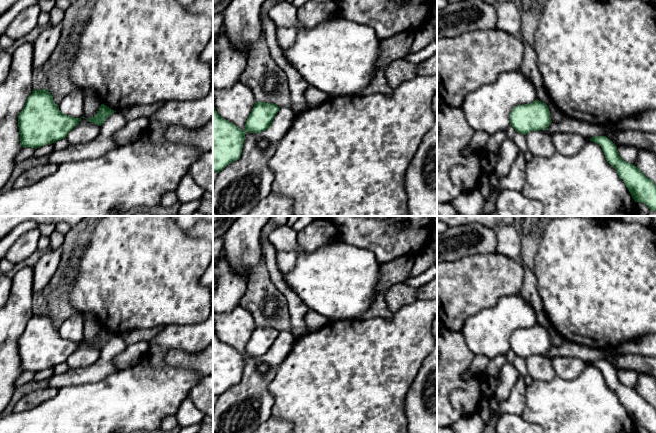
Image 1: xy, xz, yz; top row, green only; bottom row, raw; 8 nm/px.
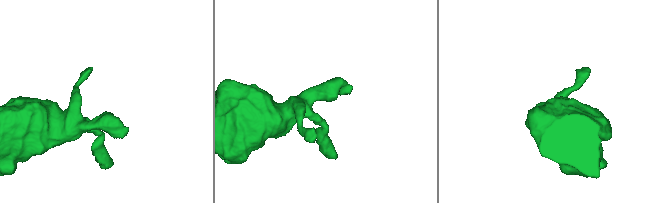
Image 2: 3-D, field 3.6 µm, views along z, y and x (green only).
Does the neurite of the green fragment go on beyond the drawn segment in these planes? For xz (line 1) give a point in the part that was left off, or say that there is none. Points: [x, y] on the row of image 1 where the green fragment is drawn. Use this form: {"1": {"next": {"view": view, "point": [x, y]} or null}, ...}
{"1": {"next": null}}

